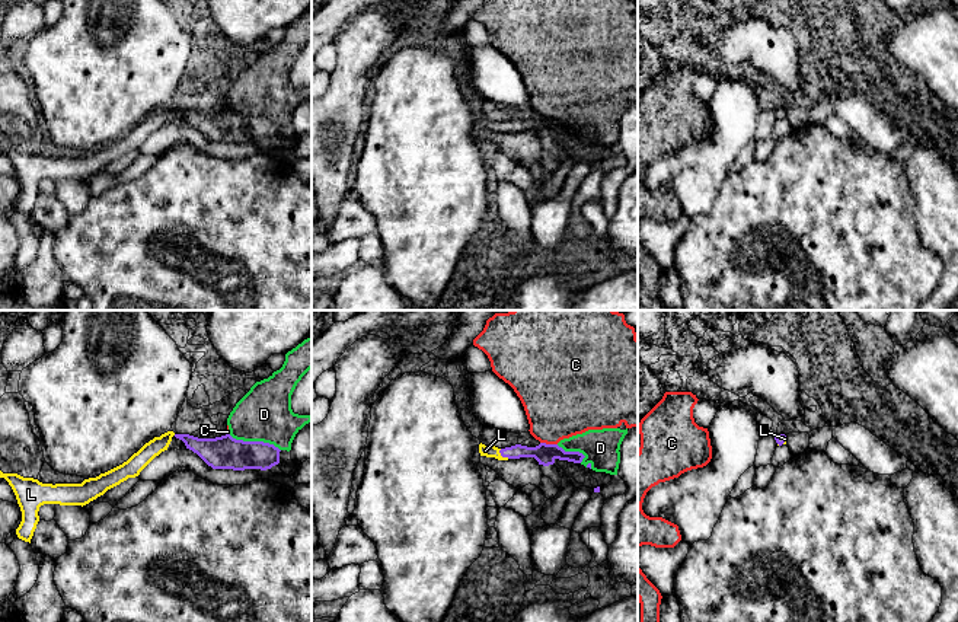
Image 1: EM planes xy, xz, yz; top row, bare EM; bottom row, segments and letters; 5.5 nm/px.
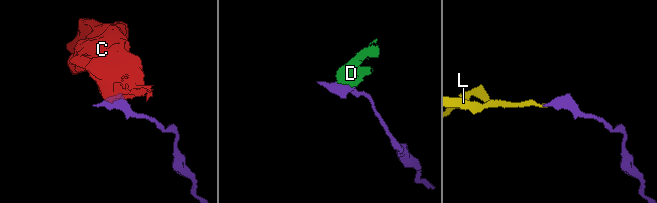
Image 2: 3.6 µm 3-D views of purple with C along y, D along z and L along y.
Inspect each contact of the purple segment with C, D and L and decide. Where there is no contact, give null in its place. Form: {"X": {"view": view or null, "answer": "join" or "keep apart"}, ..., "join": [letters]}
{"C": {"view": "xz", "answer": "keep apart"}, "D": {"view": "xy", "answer": "keep apart"}, "L": {"view": "xz", "answer": "join"}, "join": ["L"]}

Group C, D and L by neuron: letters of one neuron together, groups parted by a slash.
C D / L

